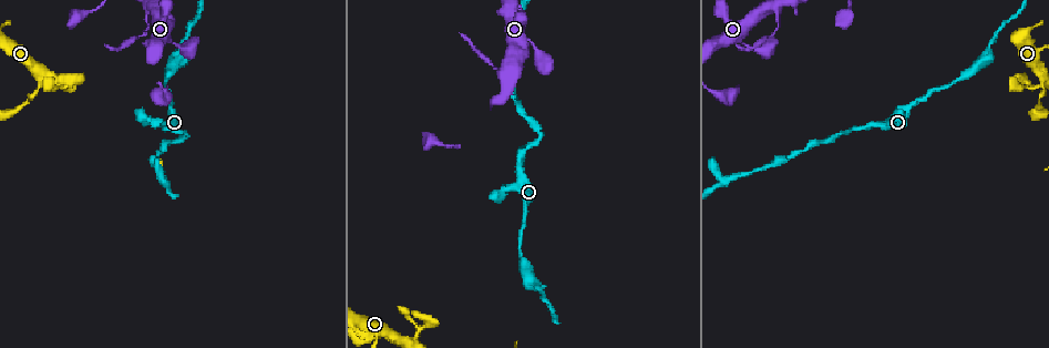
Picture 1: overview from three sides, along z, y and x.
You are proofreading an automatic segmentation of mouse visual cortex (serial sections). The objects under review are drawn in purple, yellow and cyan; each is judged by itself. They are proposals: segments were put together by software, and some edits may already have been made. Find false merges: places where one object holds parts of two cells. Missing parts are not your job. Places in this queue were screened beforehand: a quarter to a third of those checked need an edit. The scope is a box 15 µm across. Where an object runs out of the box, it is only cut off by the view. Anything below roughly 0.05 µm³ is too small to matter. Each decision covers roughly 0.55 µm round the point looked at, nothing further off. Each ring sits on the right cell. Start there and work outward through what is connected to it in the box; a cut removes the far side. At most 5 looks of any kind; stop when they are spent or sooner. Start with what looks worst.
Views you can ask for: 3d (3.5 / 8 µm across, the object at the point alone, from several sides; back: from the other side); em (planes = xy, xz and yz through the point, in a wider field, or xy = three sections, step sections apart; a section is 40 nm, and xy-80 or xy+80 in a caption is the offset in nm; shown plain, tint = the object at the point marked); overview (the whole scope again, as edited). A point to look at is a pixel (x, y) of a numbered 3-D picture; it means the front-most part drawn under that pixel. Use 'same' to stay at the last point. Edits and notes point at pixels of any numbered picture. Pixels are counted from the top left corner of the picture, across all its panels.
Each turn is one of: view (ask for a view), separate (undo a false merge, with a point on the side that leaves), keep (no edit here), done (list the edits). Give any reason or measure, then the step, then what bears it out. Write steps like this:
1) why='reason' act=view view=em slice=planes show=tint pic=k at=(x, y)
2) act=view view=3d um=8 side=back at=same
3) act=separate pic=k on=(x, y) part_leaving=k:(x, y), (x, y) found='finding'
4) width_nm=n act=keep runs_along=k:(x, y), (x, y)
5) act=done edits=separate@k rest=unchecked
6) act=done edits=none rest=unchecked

why='abrupt turn' act=view view=3d um=3.5 pic=1 at=(145, 17)

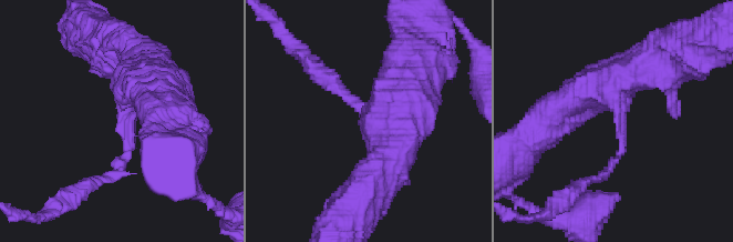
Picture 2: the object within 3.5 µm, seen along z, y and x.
arm_widths_nm=150,700 act=view view=em slice=xy step=5 show=tint pic=2 at=(619, 121)

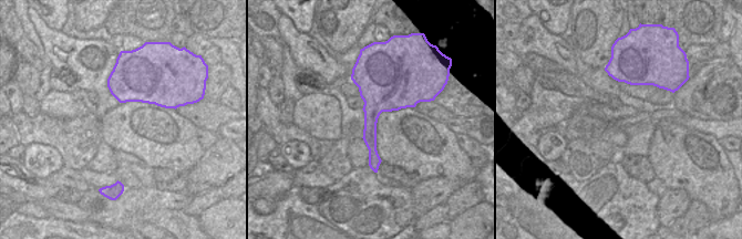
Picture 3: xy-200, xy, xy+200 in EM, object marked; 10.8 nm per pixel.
act=keep runs_along=2:(158, 91), (107, 180) found='continuous, no second cell'

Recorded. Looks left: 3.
why='side arm on a straight run' act=view view=3d um=8 pic=1 at=(42, 74)

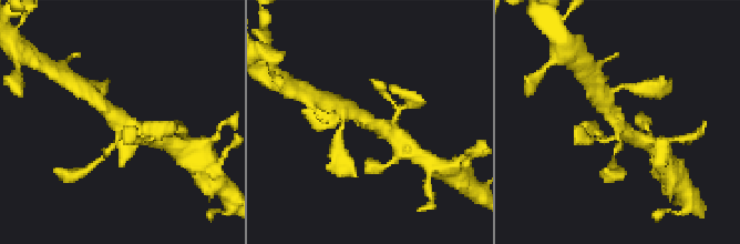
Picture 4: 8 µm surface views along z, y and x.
why='closer look' act=view view=3d um=3.5 pic=4 at=(366, 120)

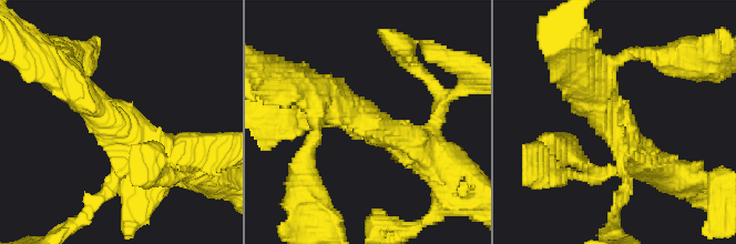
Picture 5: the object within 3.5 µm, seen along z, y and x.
arms=3 act=keep runs_along=5:(74, 88), (183, 170) found='all the same cell'

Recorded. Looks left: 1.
act=done edits=none rest=unchecked

